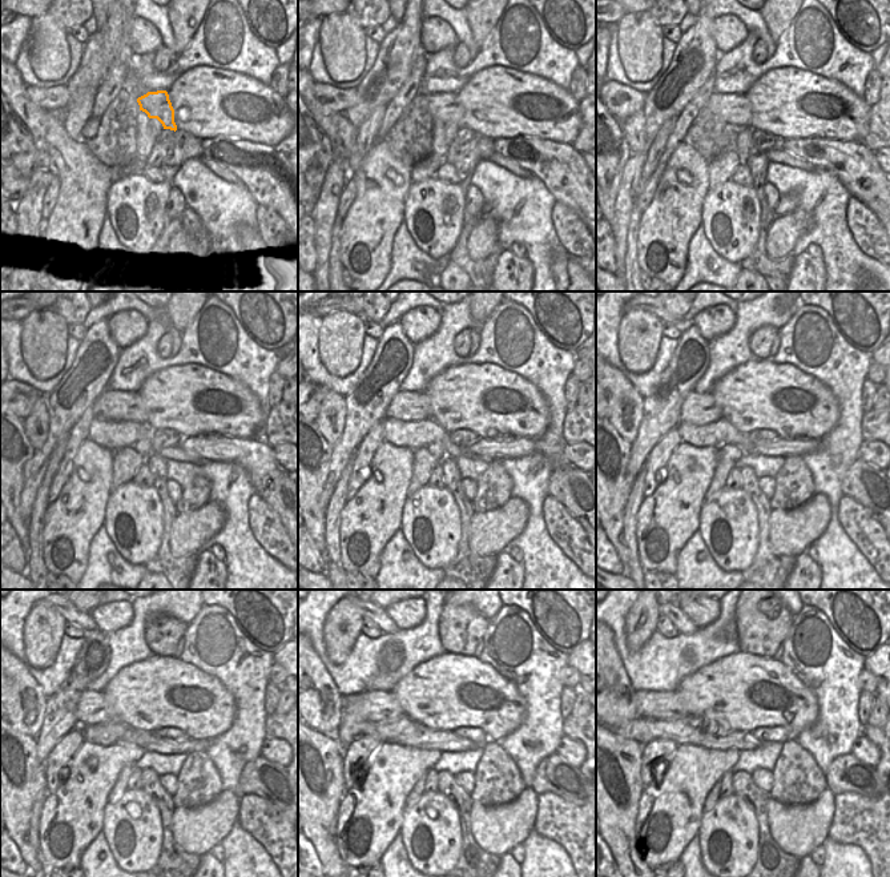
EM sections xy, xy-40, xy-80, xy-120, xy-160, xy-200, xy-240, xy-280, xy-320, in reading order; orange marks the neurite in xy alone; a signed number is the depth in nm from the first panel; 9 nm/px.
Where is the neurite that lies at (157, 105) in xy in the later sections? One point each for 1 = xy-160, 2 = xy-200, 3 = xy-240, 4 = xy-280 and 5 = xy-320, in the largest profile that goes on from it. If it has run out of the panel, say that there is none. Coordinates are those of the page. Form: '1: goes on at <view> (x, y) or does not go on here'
1: goes on at xy-160 (410, 406)
2: goes on at xy-200 (697, 409)
3: goes on at xy-240 (92, 708)
4: goes on at xy-280 (382, 705)
5: goes on at xy-320 (663, 705)

